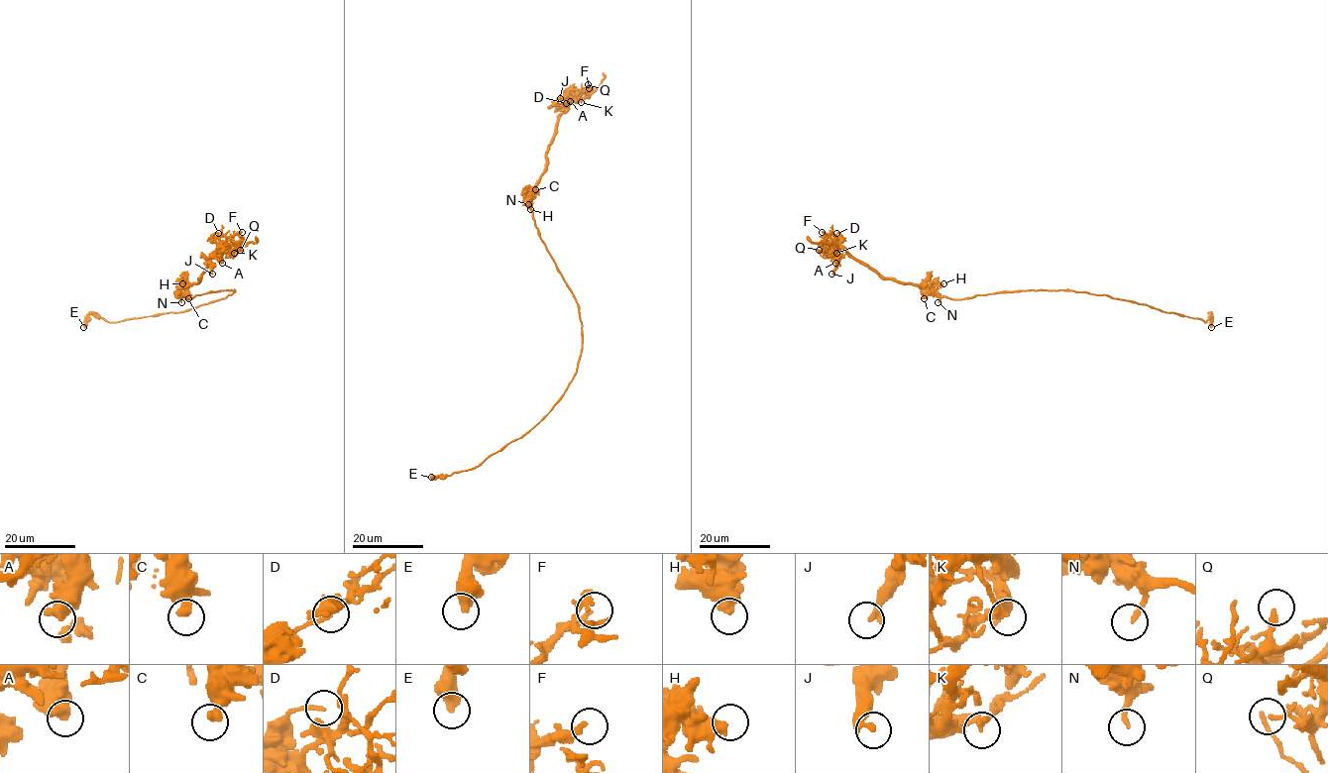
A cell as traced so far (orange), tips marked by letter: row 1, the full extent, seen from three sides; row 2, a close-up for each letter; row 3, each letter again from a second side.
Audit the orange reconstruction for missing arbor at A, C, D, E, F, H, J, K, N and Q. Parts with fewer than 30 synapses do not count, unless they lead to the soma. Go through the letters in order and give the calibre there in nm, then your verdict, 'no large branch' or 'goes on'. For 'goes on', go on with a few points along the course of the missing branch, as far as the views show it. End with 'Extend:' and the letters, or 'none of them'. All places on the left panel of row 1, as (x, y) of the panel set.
A: 480 nm thick; no large branch
C: 420 nm thick; no large branch
D: 150 nm thick; no large branch
E: 550 nm thick; no large branch
F: 200 nm thick; no large branch
H: 400 nm thick; no large branch
J: 360 nm thick; no large branch
K: 280 nm thick; no large branch
N: 190 nm thick; no large branch
Q: 140 nm thick; no large branch
Extend: none of them

